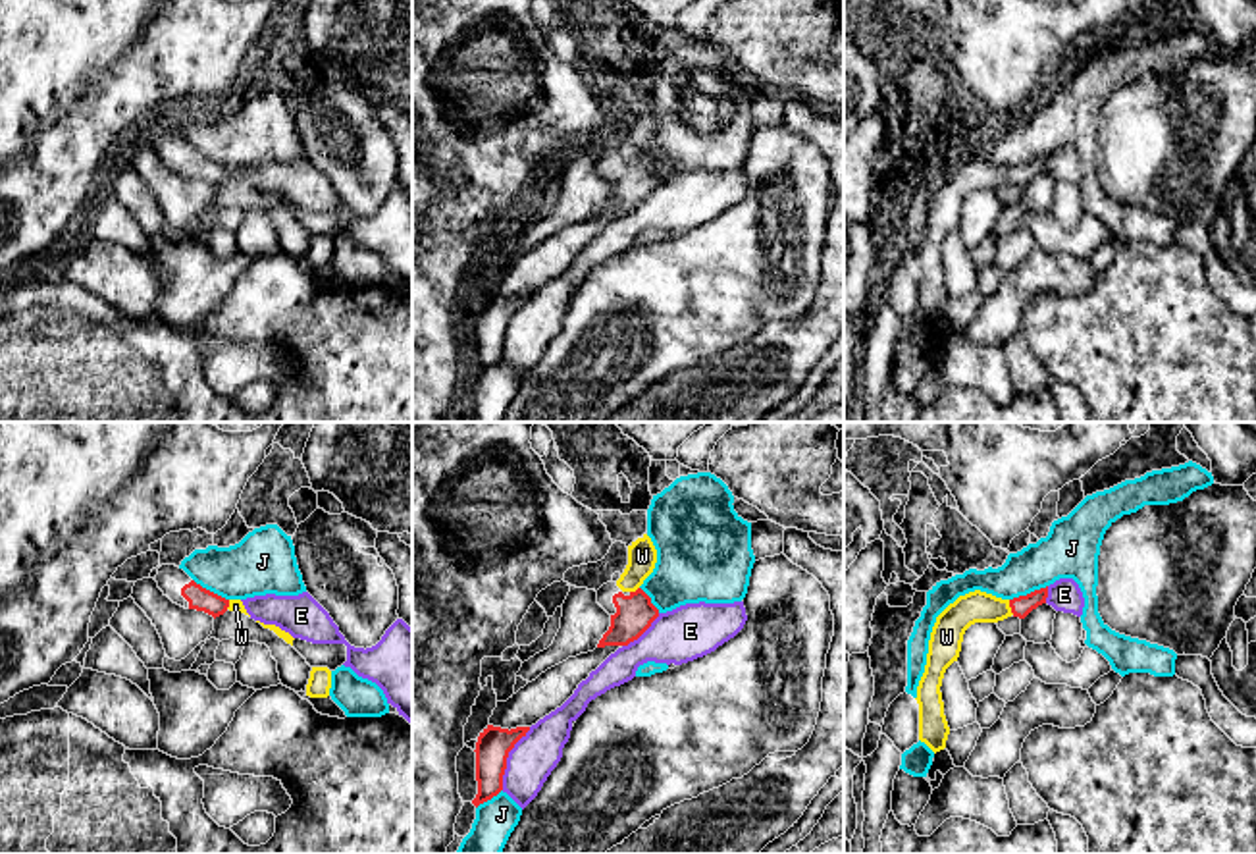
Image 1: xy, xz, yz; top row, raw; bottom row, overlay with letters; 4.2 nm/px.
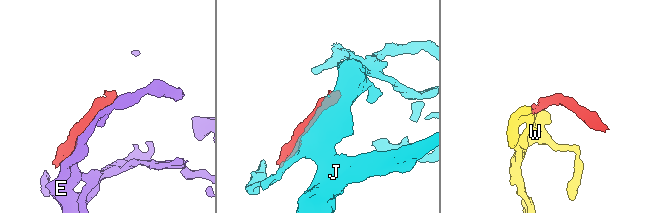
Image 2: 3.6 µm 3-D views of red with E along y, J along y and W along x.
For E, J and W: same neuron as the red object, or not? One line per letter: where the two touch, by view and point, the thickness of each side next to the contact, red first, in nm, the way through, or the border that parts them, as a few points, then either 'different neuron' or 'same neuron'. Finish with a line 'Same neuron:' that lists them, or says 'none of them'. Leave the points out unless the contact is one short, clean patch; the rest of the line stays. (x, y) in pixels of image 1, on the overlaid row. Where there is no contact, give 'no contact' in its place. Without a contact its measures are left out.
E: contact xz (507, 756); calibres 140 and 190 nm; different neuron
J: contact yz (1027, 594); calibres 90 and 220 nm; different neuron
W: contact yz (1010, 606); calibres 90 and 130 nm; way yz (1021, 606), (1010, 606), (977, 606); same neuron
Same neuron: W

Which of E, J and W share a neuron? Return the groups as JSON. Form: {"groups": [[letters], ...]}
{"groups": [["E"], ["J"], ["W"]]}

